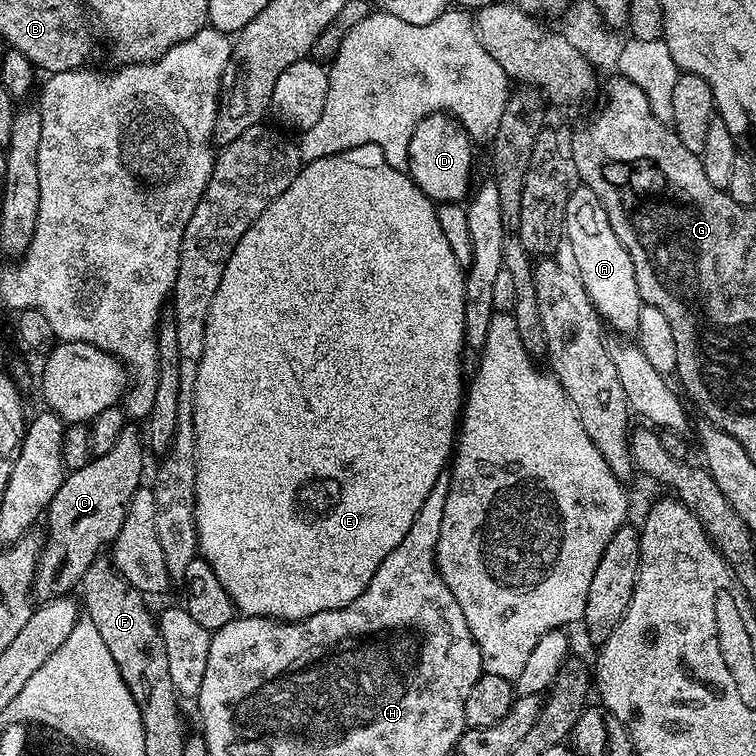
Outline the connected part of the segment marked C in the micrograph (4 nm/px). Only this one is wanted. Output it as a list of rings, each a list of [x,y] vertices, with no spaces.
[[[125,426],[120,435],[120,441],[106,454],[92,456],[82,470],[68,472],[64,477],[62,486],[58,486],[58,494],[48,503],[46,521],[48,520],[48,533],[44,536],[44,545],[39,545],[36,573],[32,578],[31,595],[37,601],[47,602],[67,597],[72,587],[79,585],[84,579],[86,570],[97,563],[100,547],[111,545],[113,538],[122,530],[124,515],[128,509],[130,498],[137,488],[141,487],[140,475],[144,472],[145,445],[142,436],[132,426]]]

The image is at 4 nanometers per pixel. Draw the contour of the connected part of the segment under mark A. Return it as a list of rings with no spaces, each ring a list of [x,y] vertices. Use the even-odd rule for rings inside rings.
[[[587,186],[573,187],[564,207],[564,234],[566,244],[572,247],[575,271],[586,290],[588,300],[596,307],[601,321],[616,332],[635,334],[642,307],[634,262],[626,246],[615,233],[614,226],[604,209],[604,201]]]

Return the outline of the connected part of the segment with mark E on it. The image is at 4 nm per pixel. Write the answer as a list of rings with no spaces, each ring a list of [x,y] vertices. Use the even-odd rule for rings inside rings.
[[[363,144],[357,148],[348,148],[338,154],[323,156],[317,160],[307,161],[301,167],[290,186],[278,198],[274,198],[264,210],[261,216],[254,221],[248,230],[242,234],[240,240],[233,248],[229,260],[222,270],[222,278],[218,283],[218,290],[210,302],[209,314],[205,324],[205,349],[202,360],[198,365],[198,378],[194,384],[194,434],[196,435],[196,493],[195,493],[195,517],[197,542],[199,555],[218,574],[218,582],[230,594],[235,611],[246,616],[262,616],[266,620],[277,622],[295,622],[308,620],[311,616],[348,608],[350,602],[354,602],[370,586],[370,578],[382,566],[386,554],[394,550],[406,538],[406,530],[414,526],[414,518],[418,518],[418,512],[422,510],[422,504],[426,502],[426,496],[434,490],[440,476],[445,475],[450,461],[454,456],[454,445],[458,439],[458,425],[462,419],[462,405],[466,399],[466,376],[464,380],[464,368],[460,365],[460,355],[466,349],[466,335],[464,333],[464,281],[465,269],[460,269],[456,261],[456,252],[440,225],[440,216],[436,213],[437,205],[420,189],[407,171],[390,166],[386,162],[384,152],[376,144]]]

